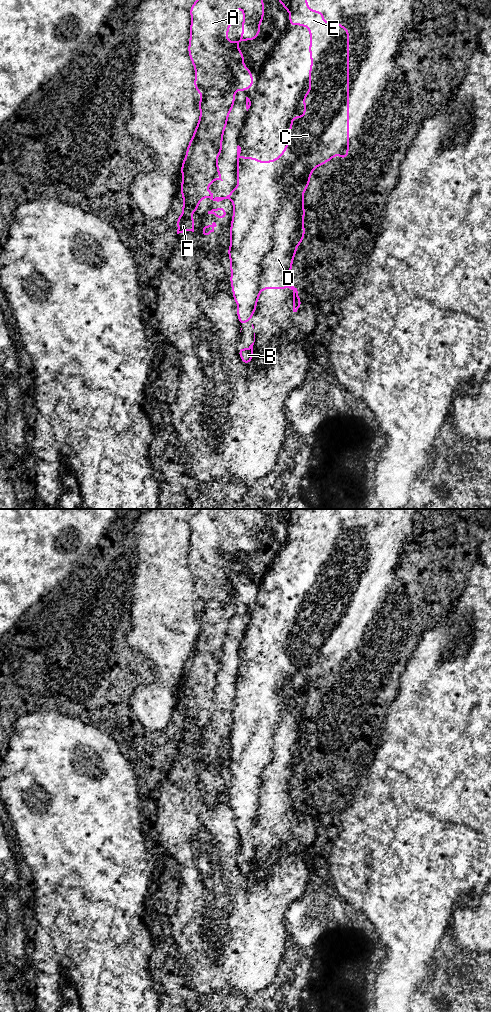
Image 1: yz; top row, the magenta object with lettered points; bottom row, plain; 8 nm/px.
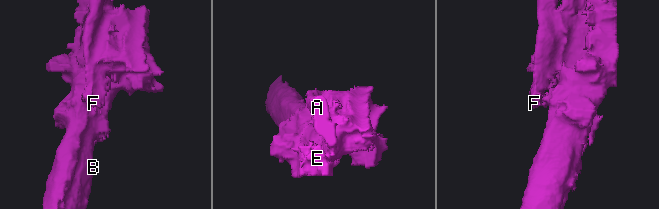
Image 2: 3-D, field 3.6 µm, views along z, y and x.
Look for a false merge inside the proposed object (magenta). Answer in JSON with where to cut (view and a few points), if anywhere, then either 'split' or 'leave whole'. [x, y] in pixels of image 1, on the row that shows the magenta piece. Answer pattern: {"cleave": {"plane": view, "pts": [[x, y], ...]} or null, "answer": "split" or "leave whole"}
{"cleave": {"plane": "yz", "pts": [[312, 171], [285, 188], [272, 246], [262, 260], [259, 292]]}, "answer": "split"}

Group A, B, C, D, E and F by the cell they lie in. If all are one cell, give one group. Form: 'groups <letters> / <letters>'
groups A D F / B C E

